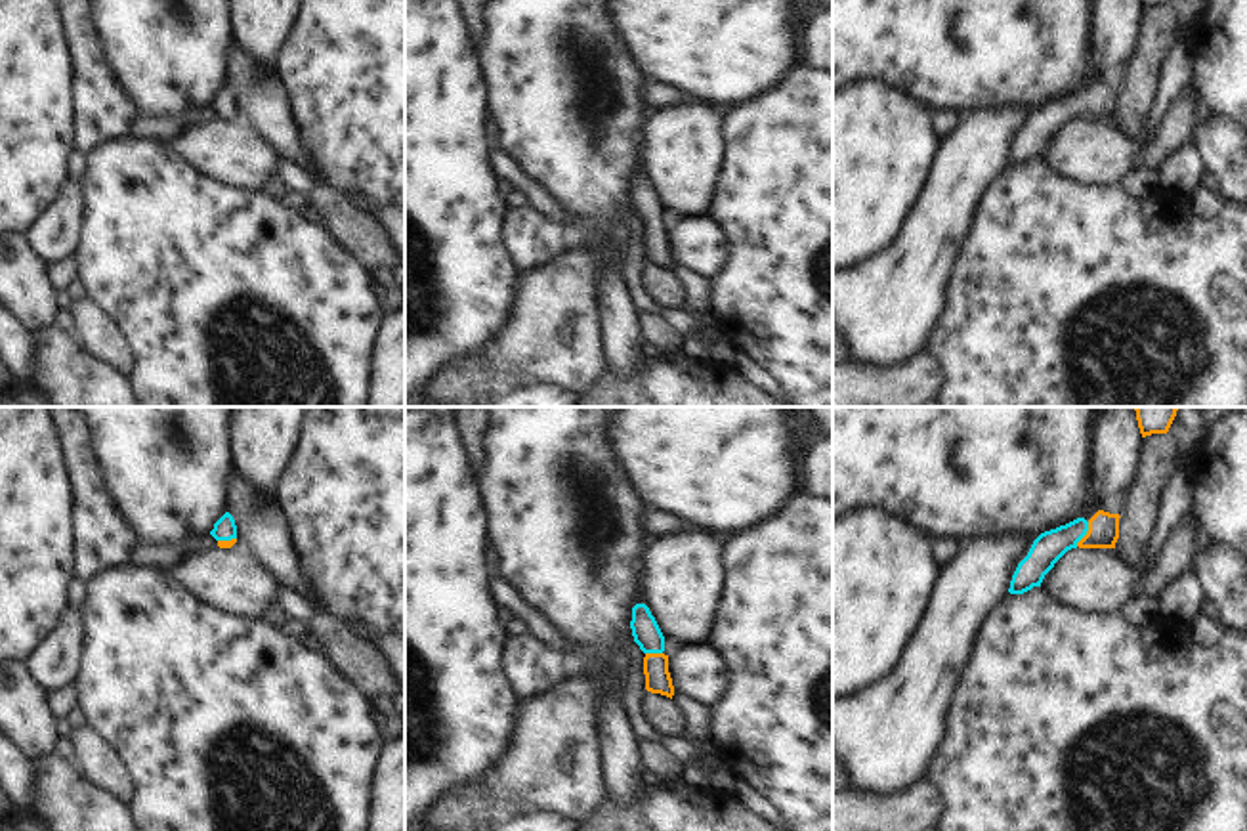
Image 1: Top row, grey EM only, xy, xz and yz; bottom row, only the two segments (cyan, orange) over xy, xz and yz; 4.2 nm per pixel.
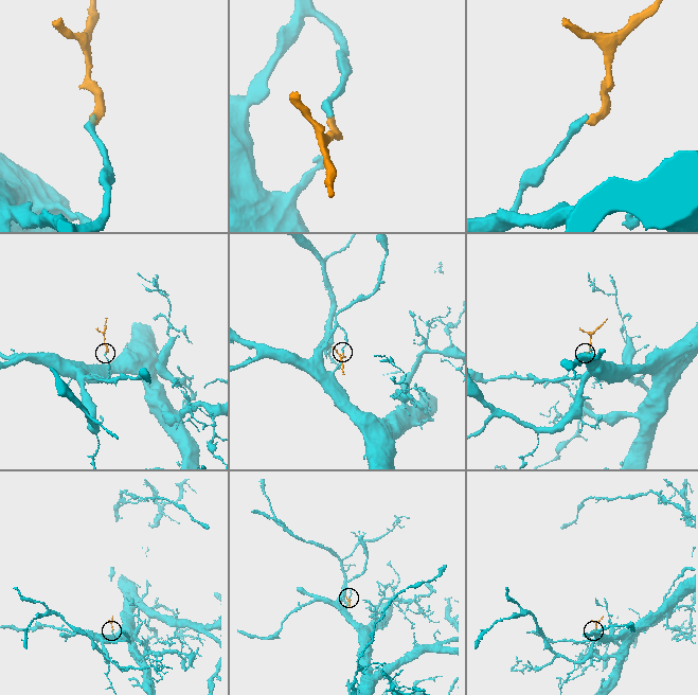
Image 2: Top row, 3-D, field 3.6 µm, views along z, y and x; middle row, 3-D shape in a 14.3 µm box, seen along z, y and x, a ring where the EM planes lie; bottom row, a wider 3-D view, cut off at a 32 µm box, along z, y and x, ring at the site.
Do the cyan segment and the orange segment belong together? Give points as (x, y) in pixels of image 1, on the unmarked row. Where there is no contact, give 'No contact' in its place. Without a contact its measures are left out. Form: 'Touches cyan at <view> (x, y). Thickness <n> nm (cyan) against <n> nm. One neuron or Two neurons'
Touches cyan at yz (1085, 106). Thickness 140 nm (cyan) against 130 nm. One neuron

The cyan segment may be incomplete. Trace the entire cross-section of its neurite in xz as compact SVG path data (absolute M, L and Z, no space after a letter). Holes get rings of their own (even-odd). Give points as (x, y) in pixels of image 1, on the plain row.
M636 176L632 180L630 201L634 214L645 225L644 229L645 262L672 271L674 258L668 245L668 227L663 225L665 208L645 176Z

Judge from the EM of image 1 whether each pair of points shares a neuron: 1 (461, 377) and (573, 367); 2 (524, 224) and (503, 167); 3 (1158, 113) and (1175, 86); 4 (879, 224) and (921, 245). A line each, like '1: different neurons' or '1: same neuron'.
1: same neuron
2: different neurons
3: same neuron
4: different neurons

